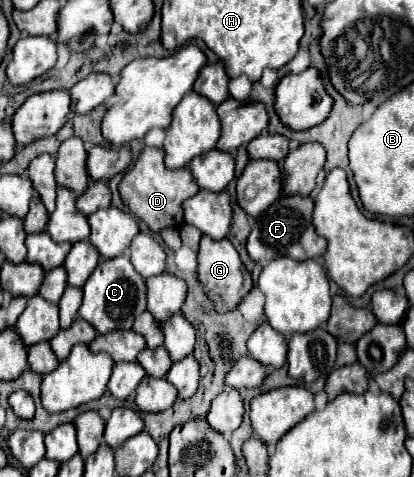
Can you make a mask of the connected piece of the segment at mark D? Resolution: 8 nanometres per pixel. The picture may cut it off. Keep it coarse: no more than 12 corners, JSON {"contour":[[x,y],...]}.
{"contour":[[141,150],[119,182],[123,204],[151,232],[181,228],[197,192],[163,150]]}

